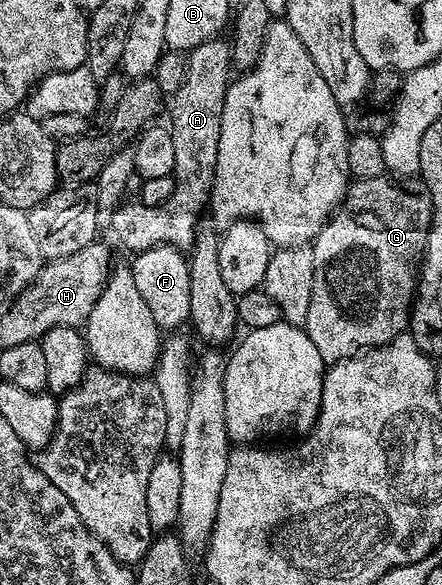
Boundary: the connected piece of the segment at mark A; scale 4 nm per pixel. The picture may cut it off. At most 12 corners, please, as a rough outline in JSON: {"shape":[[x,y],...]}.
{"shape":[[230,44],[185,56],[168,126],[172,197],[126,201],[109,230],[130,253],[190,249],[210,201]]}

